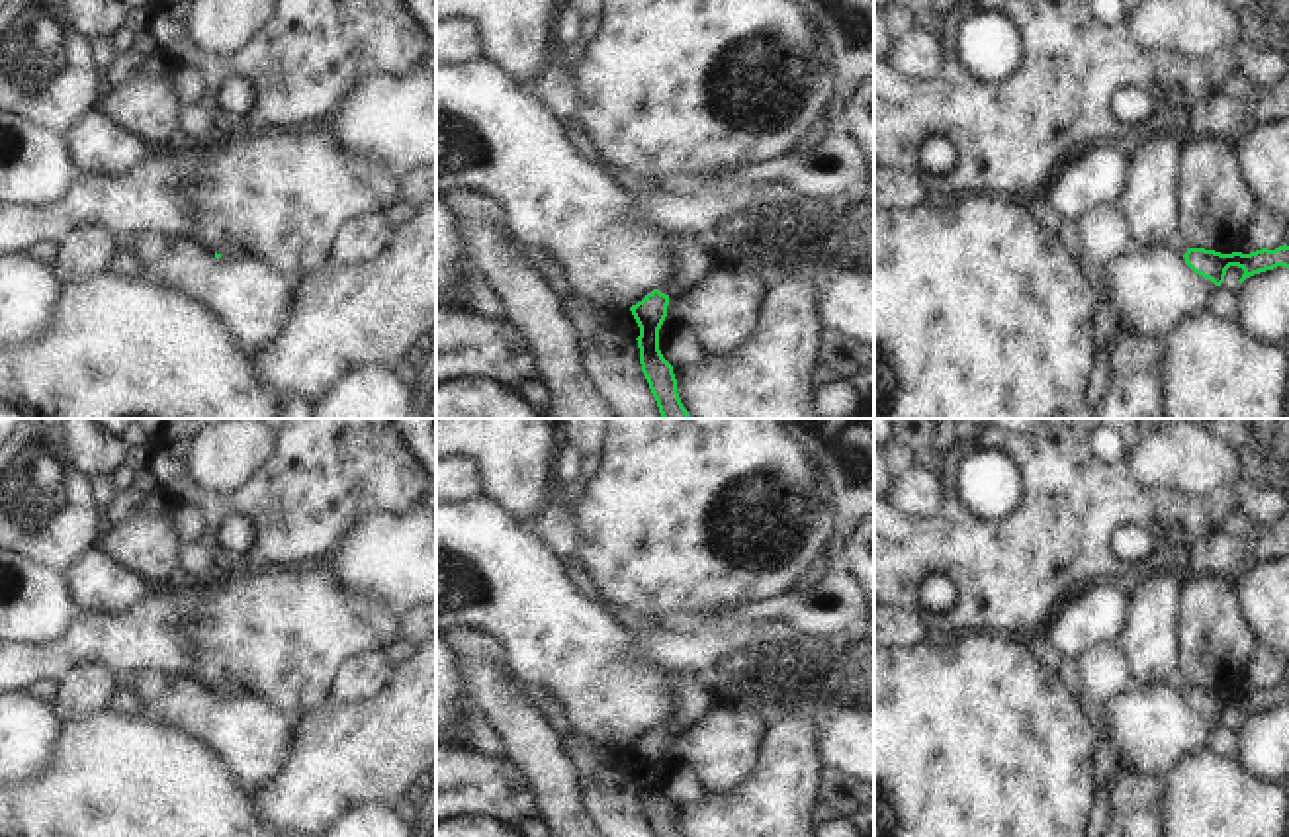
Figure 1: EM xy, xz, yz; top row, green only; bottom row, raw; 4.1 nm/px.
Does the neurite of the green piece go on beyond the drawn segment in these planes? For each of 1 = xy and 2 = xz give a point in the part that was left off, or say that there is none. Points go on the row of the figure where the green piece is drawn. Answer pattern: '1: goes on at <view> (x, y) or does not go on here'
1: goes on at xy (227, 249)
2: goes on at xz (693, 263)

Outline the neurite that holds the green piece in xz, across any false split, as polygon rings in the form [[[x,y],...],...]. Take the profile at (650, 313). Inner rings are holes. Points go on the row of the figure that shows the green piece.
[[[698,237],[677,239],[675,260],[675,272],[657,289],[632,305],[630,311],[640,327],[640,336],[636,340],[640,348],[642,372],[657,401],[661,417],[690,418],[679,399],[673,366],[659,350],[659,329],[667,317],[669,299],[704,280],[714,268],[714,262],[700,246]]]

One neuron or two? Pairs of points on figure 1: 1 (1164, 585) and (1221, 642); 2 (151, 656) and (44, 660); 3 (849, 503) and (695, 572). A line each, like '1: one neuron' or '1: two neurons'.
1: two neurons
2: one neuron
3: two neurons

